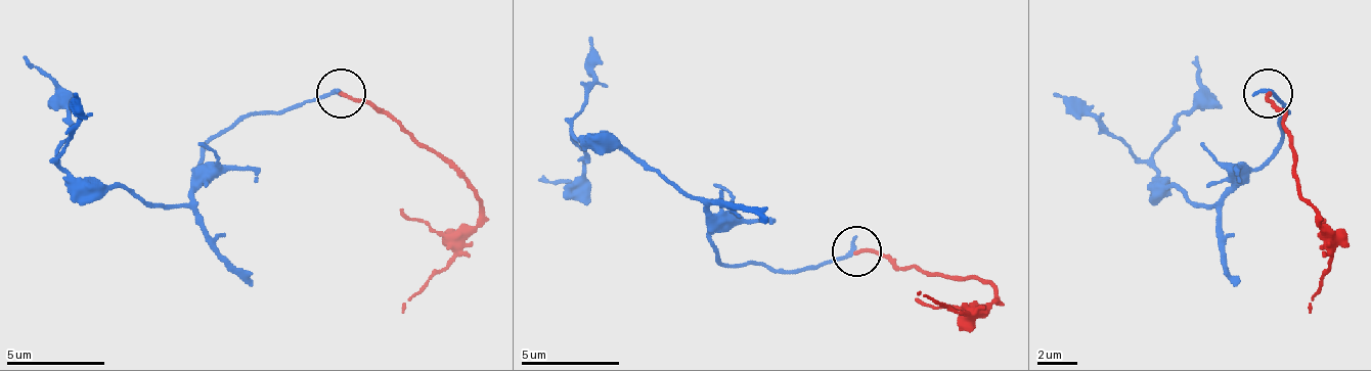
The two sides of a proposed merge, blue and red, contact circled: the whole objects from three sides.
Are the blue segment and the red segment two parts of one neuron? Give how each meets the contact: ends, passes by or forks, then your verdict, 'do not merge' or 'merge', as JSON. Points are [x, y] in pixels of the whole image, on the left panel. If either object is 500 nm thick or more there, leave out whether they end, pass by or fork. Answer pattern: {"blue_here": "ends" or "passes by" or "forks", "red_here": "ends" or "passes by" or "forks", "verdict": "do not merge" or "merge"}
{"blue_here": "ends", "red_here": "ends", "verdict": "do not merge"}

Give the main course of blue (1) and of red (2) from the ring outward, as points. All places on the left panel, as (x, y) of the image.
1: (342, 92), (254, 111), (209, 141), (184, 205), (149, 205), (81, 181), (56, 156), (65, 111), (21, 57)
2: (342, 92), (362, 97), (392, 117), (460, 176), (480, 200), (480, 225), (401, 314)

